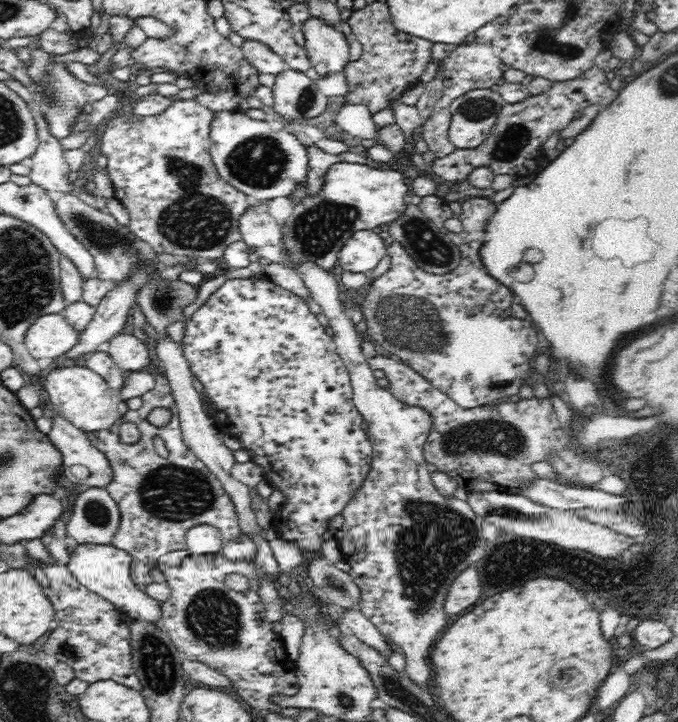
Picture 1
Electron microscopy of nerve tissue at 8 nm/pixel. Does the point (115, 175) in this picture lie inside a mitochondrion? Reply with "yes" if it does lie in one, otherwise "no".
no

